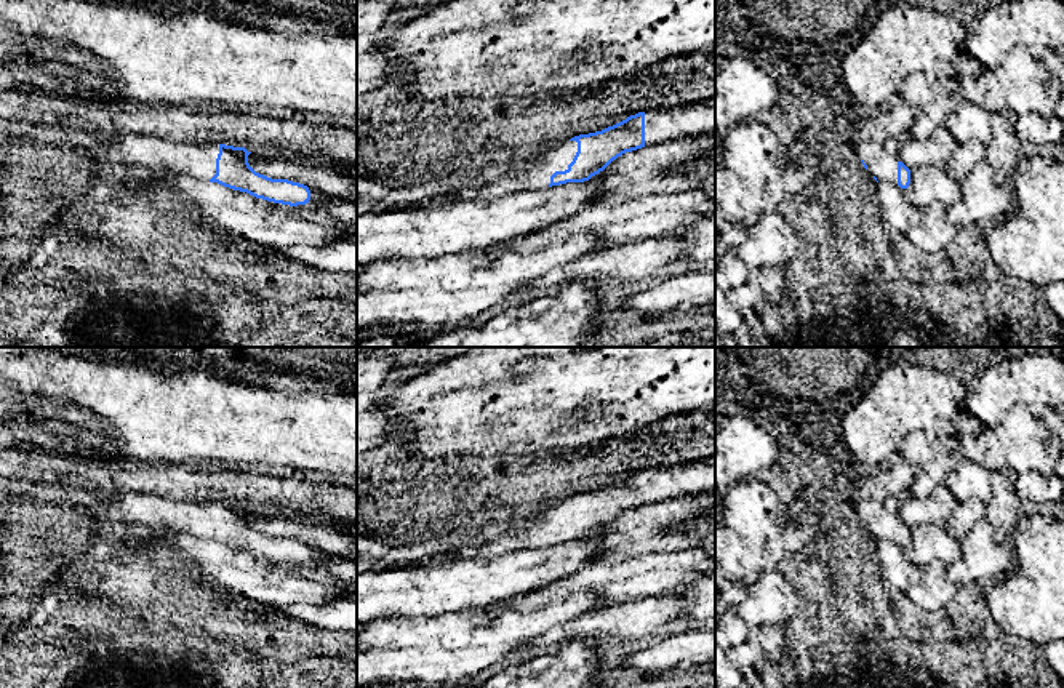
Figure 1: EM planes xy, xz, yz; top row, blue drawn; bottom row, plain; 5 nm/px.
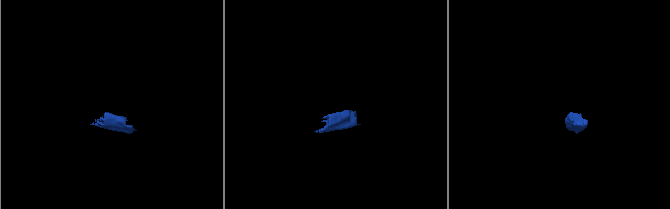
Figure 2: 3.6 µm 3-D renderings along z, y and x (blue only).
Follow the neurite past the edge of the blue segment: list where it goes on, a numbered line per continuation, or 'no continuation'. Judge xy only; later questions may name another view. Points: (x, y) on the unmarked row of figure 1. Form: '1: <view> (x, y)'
1: xy (199, 520)
2: xy (317, 556)

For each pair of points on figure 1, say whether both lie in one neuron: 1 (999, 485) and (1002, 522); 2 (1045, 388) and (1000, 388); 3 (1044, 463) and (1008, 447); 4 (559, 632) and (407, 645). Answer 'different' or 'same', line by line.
1: same
2: same
3: same
4: different

